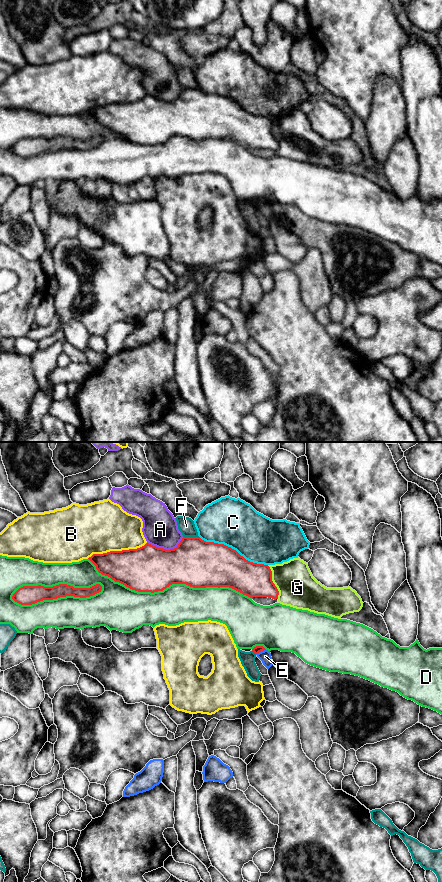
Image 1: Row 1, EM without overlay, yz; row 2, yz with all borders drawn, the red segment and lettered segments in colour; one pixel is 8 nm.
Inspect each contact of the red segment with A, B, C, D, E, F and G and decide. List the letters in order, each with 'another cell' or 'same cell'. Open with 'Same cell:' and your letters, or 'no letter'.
Same cell: no letter
A: another cell
B: another cell
C: another cell
D: another cell
E: another cell
F: another cell
G: another cell

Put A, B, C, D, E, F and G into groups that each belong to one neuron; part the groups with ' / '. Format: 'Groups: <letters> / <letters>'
Groups: A / B / C / D / E / F / G

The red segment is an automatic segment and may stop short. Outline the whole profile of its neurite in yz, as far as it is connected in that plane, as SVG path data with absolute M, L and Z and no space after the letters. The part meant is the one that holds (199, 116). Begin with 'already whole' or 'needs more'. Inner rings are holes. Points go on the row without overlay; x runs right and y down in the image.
already whole; M183 89L178 98L170 102L146 95L137 101L93 106L88 111L102 127L138 144L154 145L172 136L186 136L193 140L229 139L250 150L276 152L279 147L268 117L250 114L231 99L206 94L200 89Z

